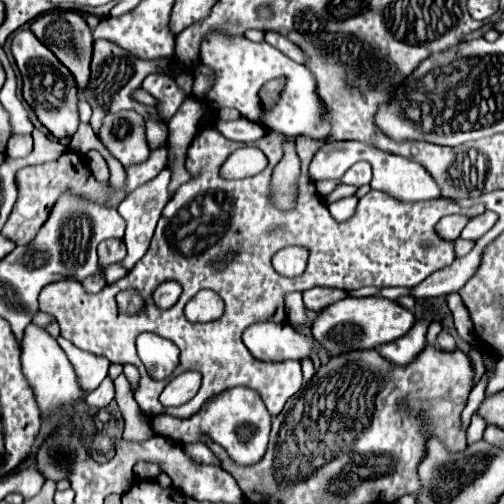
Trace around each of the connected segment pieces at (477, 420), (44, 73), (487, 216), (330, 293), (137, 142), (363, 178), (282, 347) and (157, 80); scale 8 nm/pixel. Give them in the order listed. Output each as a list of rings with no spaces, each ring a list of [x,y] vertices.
[[[474,413],[472,415],[472,423],[468,427],[468,445],[472,445],[474,441],[478,441],[482,437],[484,429],[486,429],[486,419],[480,417],[478,413]]]
[[[24,27],[12,39],[12,55],[22,73],[24,99],[34,109],[38,121],[50,131],[54,139],[72,137],[78,129],[78,87],[72,73],[46,49],[36,35]]]
[[[486,211],[486,213],[482,213],[482,215],[470,219],[470,223],[464,227],[464,231],[462,231],[460,237],[462,237],[462,239],[472,239],[472,241],[476,241],[476,239],[480,239],[486,231],[490,231],[490,229],[494,227],[496,219],[498,219],[496,213]]]
[[[310,289],[304,291],[304,305],[312,311],[322,311],[344,297],[348,297],[348,291],[344,289]]]
[[[136,111],[108,115],[100,131],[100,141],[124,167],[144,161],[144,157],[150,153],[146,123]]]
[[[360,161],[356,165],[352,165],[344,177],[340,179],[340,183],[352,183],[356,187],[362,187],[362,185],[368,185],[372,181],[372,165],[368,161]]]
[[[268,321],[264,325],[252,325],[244,331],[242,341],[248,351],[260,361],[302,361],[312,353],[328,355],[312,335],[298,333],[288,323],[276,325]]]
[[[152,73],[144,79],[142,89],[146,89],[157,100],[157,109],[164,121],[169,121],[186,98],[176,81],[166,73]]]

